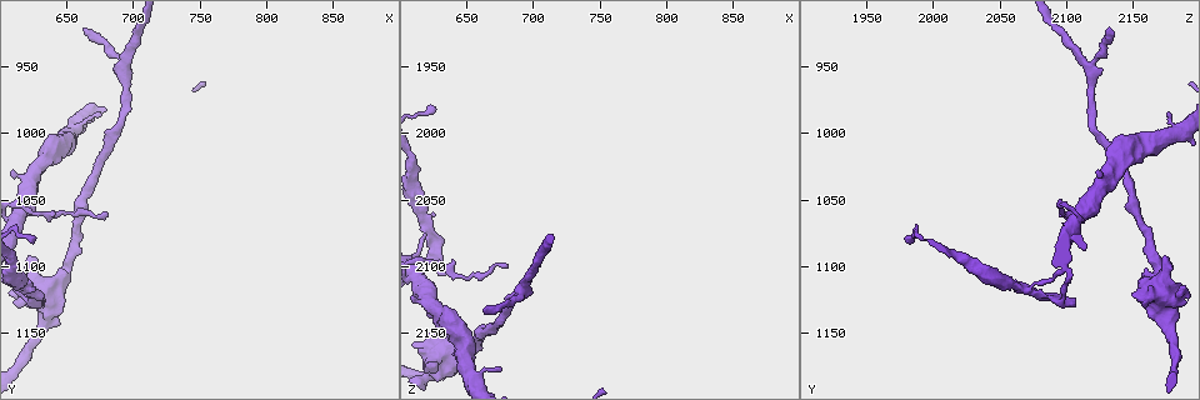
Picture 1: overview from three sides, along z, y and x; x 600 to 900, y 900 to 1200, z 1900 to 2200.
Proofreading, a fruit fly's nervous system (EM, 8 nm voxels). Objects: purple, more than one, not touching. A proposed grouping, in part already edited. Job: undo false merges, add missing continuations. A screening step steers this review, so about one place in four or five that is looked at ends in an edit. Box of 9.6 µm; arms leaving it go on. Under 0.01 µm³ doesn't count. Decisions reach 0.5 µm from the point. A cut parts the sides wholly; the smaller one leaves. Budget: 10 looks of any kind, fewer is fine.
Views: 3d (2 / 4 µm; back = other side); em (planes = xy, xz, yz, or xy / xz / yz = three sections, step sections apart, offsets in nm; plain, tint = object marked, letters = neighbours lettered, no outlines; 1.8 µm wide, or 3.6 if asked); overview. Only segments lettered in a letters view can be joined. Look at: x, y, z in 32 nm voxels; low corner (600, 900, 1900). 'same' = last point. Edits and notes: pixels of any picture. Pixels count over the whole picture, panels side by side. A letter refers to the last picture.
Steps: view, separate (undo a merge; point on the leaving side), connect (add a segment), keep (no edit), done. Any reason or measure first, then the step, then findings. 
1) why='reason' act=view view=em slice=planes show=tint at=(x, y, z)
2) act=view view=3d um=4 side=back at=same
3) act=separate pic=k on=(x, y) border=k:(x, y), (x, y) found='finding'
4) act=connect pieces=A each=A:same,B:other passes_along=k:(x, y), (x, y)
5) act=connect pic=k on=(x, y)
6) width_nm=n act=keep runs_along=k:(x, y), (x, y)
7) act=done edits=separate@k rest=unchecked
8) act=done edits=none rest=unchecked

why='sudden change in width' act=view view=3d um=4 side=back at=(628, 1118, 2174)

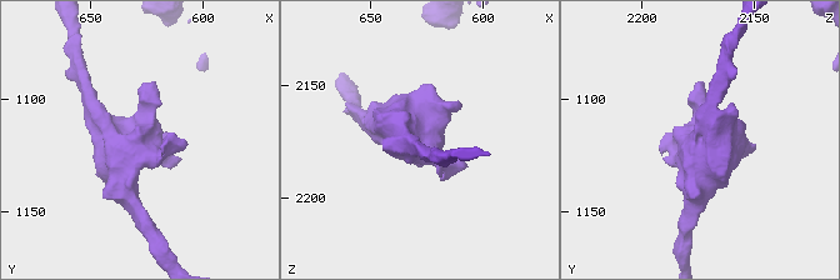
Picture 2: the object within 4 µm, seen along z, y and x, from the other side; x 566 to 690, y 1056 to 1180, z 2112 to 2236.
act=view view=em um=3.6 slice=planes show=letters at=(626, 1119, 2172)

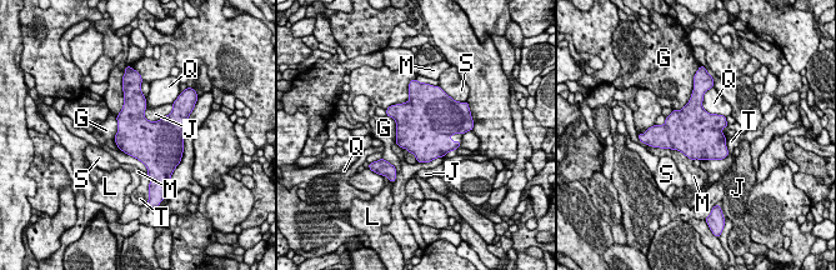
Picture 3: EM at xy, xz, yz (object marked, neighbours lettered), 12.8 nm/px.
act=keep each=G:other,J:other,L:other,M:other,Q:other,S:other,T:other found='one neuron here'

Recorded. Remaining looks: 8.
why='branch stops here' act=view view=em slice=yz step=16 show=letters at=(662, 922, 2132)

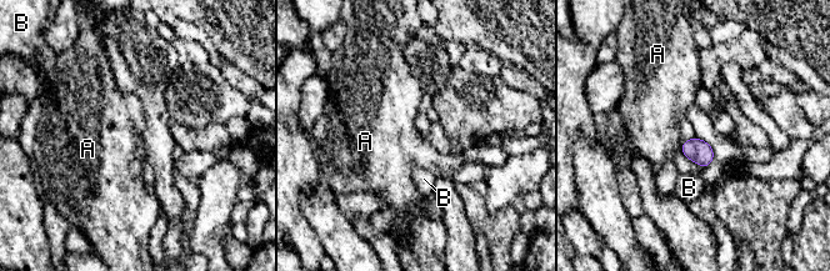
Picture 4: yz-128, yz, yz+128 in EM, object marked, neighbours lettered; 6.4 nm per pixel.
width_nm=160 act=keep each=A:other,B:other border=4:(683, 142), (680, 152) found='none of them fits'

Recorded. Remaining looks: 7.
why='an open end' act=view view=em um=3.6 slice=xy step=4 show=letters at=(676, 986, 2176)

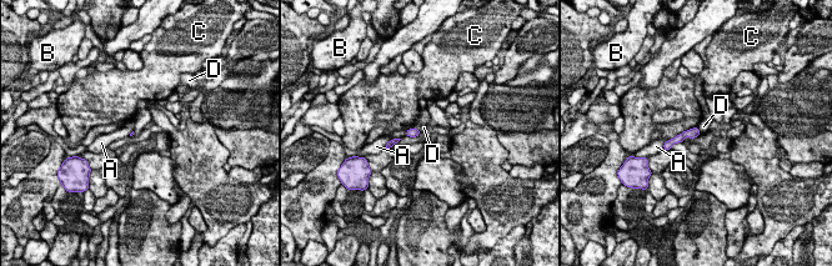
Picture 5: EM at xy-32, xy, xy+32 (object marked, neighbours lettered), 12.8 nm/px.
act=keep each=A:other,B:other,C:other,D:other border=5:(697, 128), (701, 132) found='no lettered segment goes on from it'

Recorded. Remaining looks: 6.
act=view view=em slice=yz step=16 show=letters at=(620, 1116, 2070)

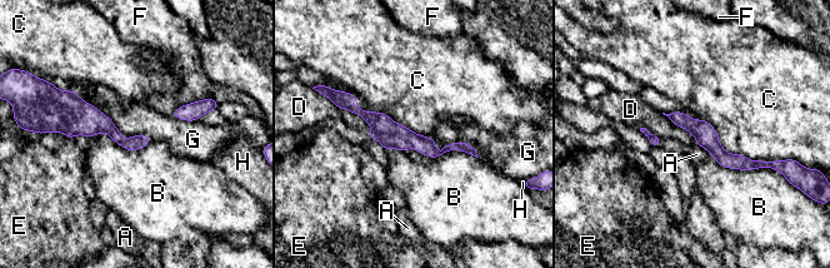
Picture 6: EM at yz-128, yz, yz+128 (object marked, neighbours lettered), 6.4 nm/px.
width_nm=90 act=separate pic=6 on=(380, 123) each=A:other,B:other,C:other,D:other,E:other,F:other,G:other,H:other found='a second neuron is stuck on'

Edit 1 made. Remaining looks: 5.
act=done edits=separate@6 rest=unchecked

